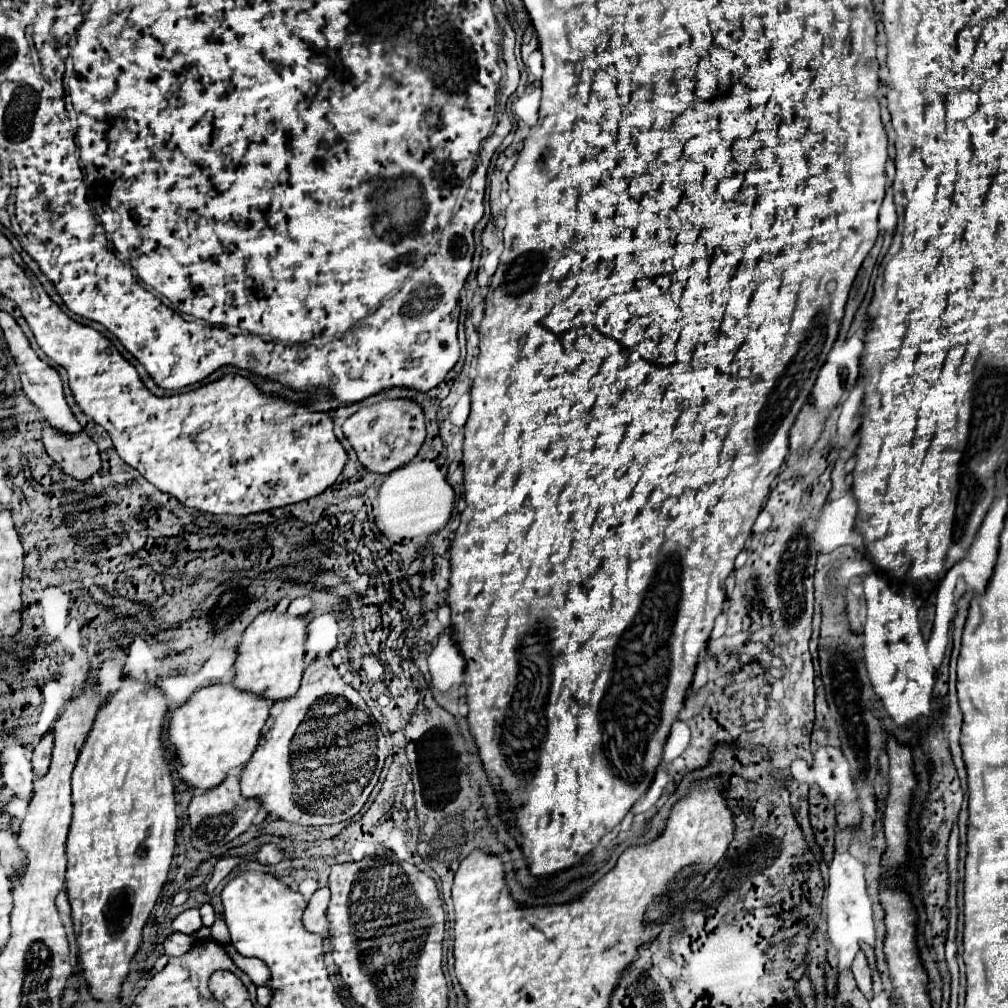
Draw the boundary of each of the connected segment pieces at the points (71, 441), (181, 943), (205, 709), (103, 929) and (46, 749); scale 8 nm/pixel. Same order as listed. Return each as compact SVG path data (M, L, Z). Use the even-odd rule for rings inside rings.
M43 421L41 435L45 451L67 475L83 481L99 471L101 459L97 445L85 431L61 433Z
M179 931L171 933L171 935L163 941L163 949L165 949L165 955L167 955L167 957L183 955L183 953L187 953L187 949L191 949L191 945L193 945L193 939L191 939L189 935L185 935L185 933L179 933Z
M217 683L197 691L185 705L173 711L169 739L177 749L179 775L193 789L211 789L223 781L231 769L247 765L255 753L269 717L271 701L251 691L235 689L233 683Z
M123 675L121 687L99 707L91 733L87 735L77 757L71 779L73 821L67 837L69 865L65 885L79 943L83 977L89 983L91 995L101 1001L113 1001L123 979L129 975L129 961L139 949L143 925L161 895L175 851L175 785L161 739L165 715L167 699L159 685Z
M45 733L41 737L41 741L37 743L35 751L33 751L33 769L37 775L43 775L49 769L51 763L51 751L53 751L53 733Z

